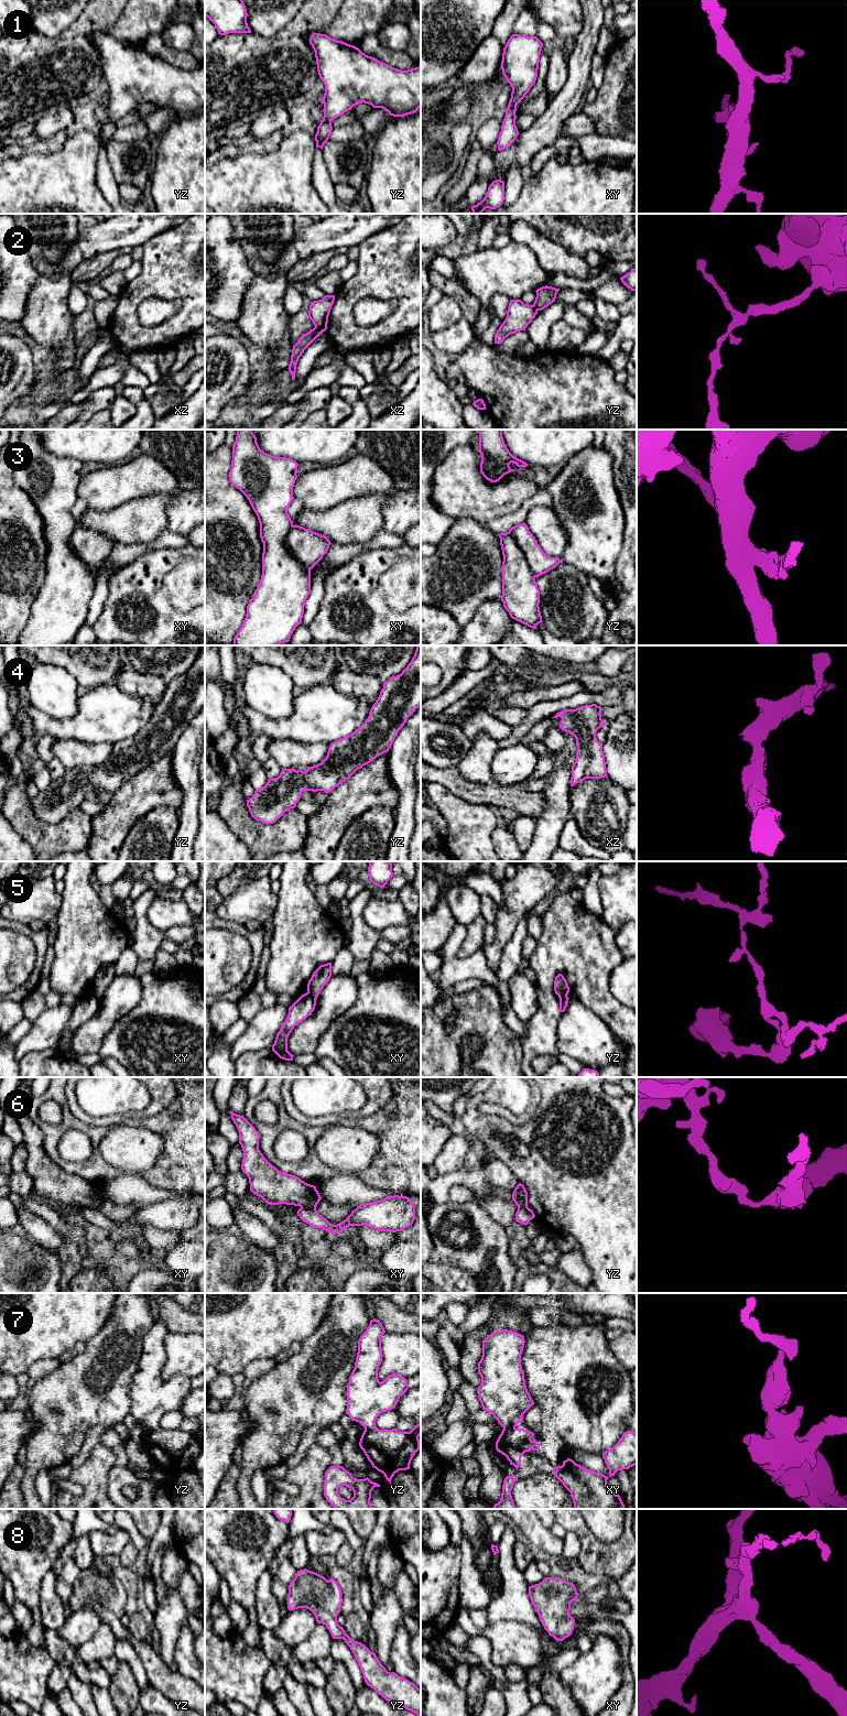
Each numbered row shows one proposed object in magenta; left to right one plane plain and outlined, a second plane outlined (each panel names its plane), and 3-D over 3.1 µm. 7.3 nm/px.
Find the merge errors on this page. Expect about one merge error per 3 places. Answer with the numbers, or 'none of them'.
2, 3, 5, 6

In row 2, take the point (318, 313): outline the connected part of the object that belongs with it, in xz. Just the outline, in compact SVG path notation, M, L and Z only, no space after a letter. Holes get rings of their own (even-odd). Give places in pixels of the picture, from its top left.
M325 295L322 300L311 302L308 317L314 326L322 332L327 329L328 316L335 301L335 295Z

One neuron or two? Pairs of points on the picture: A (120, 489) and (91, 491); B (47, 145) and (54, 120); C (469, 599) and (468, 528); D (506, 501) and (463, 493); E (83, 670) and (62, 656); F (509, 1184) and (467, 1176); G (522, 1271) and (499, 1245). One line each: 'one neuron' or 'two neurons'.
A: one neuron
B: two neurons
C: one neuron
D: one neuron
E: one neuron
F: one neuron
G: two neurons

